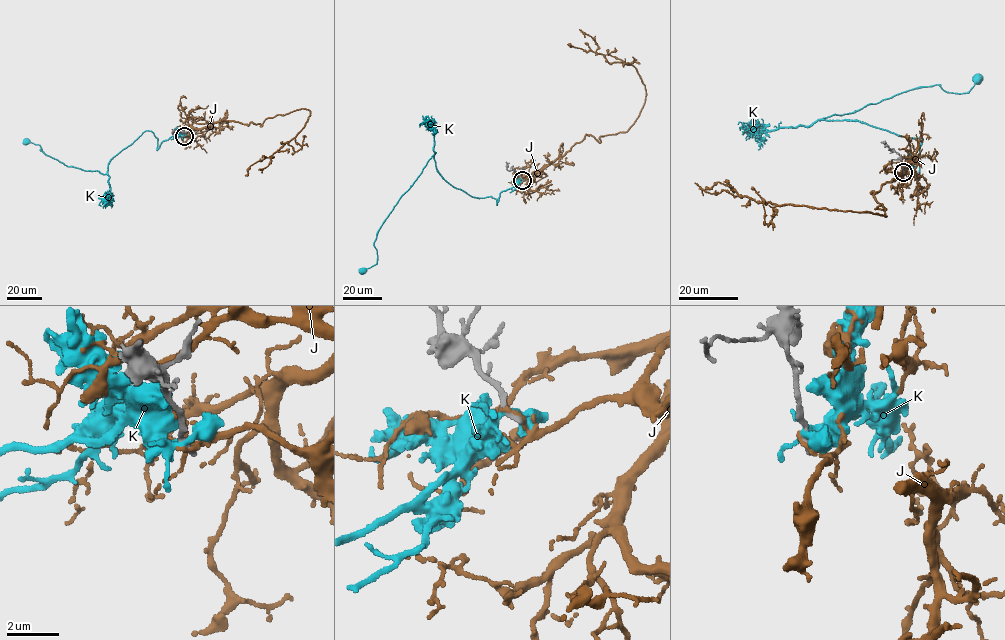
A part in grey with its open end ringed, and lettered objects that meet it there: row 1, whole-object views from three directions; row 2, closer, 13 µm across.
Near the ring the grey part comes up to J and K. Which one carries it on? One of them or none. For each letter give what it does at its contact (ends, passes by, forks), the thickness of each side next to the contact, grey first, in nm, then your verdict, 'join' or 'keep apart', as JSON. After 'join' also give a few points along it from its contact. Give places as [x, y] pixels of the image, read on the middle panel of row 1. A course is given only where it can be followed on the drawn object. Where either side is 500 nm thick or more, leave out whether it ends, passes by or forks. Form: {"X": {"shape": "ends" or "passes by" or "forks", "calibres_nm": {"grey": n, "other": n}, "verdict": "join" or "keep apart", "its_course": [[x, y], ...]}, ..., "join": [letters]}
{"J": {"shape": "ends", "calibres_nm": {"grey": 220, "other": 170}, "verdict": "keep apart"}, "K": {"shape": "forks", "calibres_nm": {"grey": 240, "other": 240}, "verdict": "keep apart"}, "join": []}

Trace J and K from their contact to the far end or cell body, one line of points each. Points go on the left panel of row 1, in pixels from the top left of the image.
J: (184, 136), (220, 121), (261, 126), (266, 119), (309, 111), (296, 136), (250, 166), (245, 175)
K: (183, 135), (170, 137), (157, 150), (157, 138), (144, 131), (110, 160), (104, 174), (68, 167), (26, 141)

